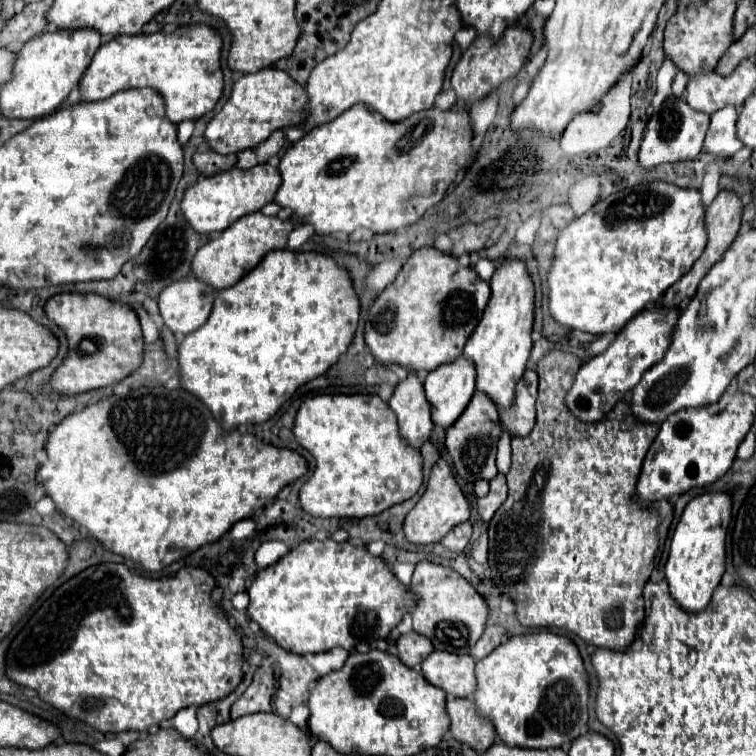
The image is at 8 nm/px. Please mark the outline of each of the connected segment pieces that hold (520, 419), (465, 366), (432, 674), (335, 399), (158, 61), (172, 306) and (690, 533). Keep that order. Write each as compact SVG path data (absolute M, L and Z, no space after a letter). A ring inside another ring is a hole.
M527 368L517 384L513 406L509 410L499 412L503 432L525 438L533 430L535 398L537 398L537 372L533 368Z
M457 358L453 364L435 368L425 378L425 396L431 404L435 426L447 430L461 416L475 392L475 368L469 360Z
M431 652L421 664L427 682L445 690L453 698L471 698L475 692L475 660L467 654L455 656L451 652Z
M321 394L301 404L295 426L295 440L315 458L313 476L299 492L301 510L315 518L365 518L409 500L423 482L421 454L409 448L397 434L397 422L387 402L375 394Z
M201 24L181 26L171 34L119 36L103 42L95 52L79 82L79 100L95 102L127 88L151 88L165 100L165 116L169 122L197 120L211 112L221 98L223 74L219 56L221 36Z
M187 276L185 280L177 280L163 288L157 304L165 326L175 336L185 336L207 322L213 298L213 288L201 284L193 276Z
M713 492L713 494L701 494L695 496L683 510L683 516L675 528L673 540L671 540L671 552L665 564L665 578L669 584L671 598L677 602L679 608L683 608L689 614L703 612L711 600L713 590L719 586L723 570L725 570L725 534L727 526L731 522L731 496L723 492Z

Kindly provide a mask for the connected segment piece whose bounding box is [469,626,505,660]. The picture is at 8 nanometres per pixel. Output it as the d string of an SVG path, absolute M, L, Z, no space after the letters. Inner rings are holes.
M487 626L485 632L483 632L483 636L481 636L479 642L471 648L469 654L471 654L475 660L485 658L491 650L495 650L495 648L503 642L503 636L505 636L505 630L503 630L503 628L499 628L499 626Z

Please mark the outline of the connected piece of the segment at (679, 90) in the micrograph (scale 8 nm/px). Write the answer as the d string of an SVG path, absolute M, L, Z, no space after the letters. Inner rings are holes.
M678 71L672 84L672 95L680 98L684 95L688 83L688 77L685 73Z

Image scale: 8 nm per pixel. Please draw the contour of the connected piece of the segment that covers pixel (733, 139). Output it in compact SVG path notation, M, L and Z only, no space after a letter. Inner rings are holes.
M725 106L723 110L715 112L711 116L711 124L707 130L707 138L703 144L703 150L717 156L717 158L729 158L735 152L743 148L735 134L735 122L737 122L737 108Z

